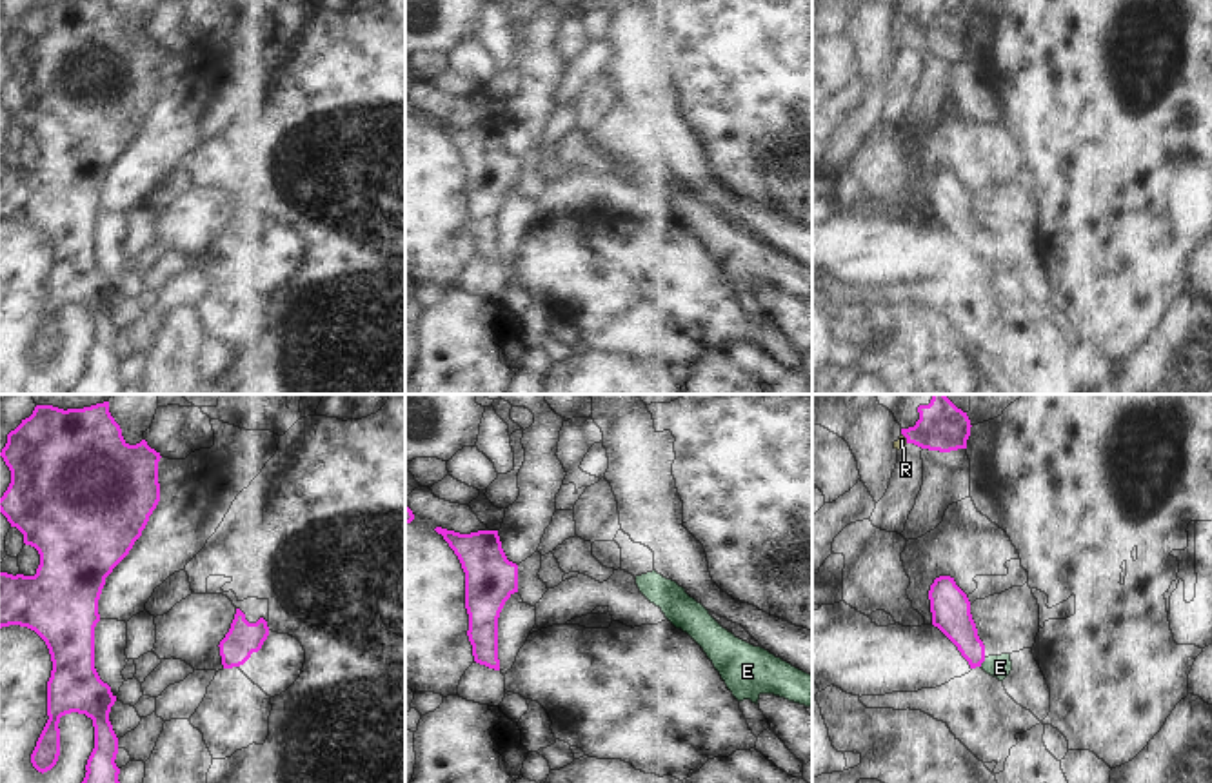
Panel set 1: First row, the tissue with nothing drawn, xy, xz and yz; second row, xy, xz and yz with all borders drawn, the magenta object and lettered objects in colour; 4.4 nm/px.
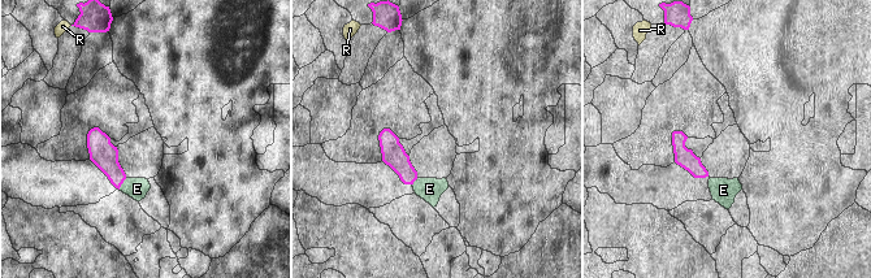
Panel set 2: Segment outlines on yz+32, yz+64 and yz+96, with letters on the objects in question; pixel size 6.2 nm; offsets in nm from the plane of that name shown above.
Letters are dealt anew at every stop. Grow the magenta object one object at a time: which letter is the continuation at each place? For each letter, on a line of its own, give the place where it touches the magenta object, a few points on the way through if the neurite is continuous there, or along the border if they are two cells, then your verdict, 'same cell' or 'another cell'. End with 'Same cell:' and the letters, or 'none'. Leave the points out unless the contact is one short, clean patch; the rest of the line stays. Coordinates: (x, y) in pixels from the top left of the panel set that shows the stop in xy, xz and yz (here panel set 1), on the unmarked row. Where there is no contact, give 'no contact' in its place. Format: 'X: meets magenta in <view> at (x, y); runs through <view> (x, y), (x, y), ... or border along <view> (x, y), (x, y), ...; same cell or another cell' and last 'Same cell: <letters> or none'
E: meets magenta in yz at (983, 253); runs through yz (951, 208), (969, 238), (983, 253), (1000, 260); same cell
R: meets magenta in yz at (905, 29); border along yz (902, 26), (907, 35); another cell
Same cell: E

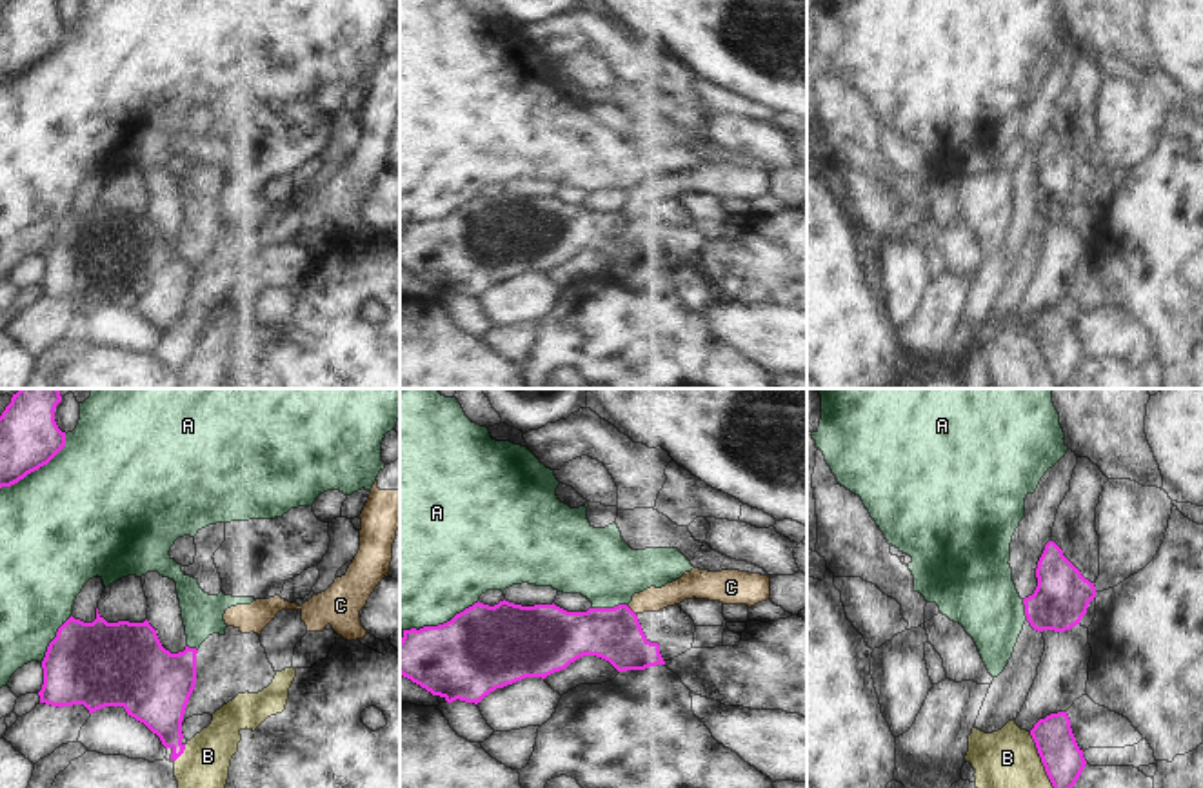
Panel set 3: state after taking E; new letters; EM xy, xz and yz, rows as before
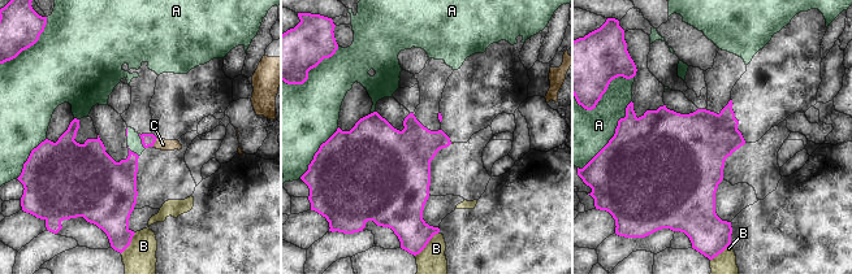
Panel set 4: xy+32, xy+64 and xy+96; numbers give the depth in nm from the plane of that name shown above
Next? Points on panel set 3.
A: meets magenta in xy at (37, 62); another cell
B: meets magenta in yz at (1042, 354); another cell
C: meets magenta in xz at (631, 204); border along xz (626, 198), (635, 207); another cell
Same cell: none

